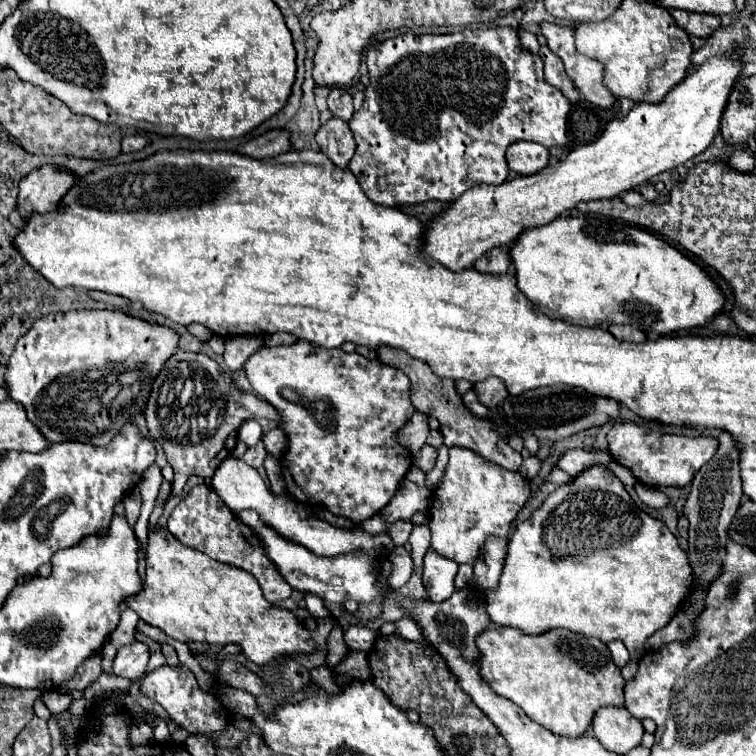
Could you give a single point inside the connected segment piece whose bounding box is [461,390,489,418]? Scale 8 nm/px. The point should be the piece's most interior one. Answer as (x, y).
(470, 400)

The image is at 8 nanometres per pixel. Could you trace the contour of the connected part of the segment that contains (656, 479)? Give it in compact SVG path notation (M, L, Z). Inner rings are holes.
M615 422L609 432L609 450L617 464L629 468L633 476L647 486L687 486L695 472L715 456L717 440L711 436L687 438L675 434L659 434L637 426L635 422Z

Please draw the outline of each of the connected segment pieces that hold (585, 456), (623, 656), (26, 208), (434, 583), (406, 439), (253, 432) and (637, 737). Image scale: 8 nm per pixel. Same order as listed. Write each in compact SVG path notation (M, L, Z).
M575 448L575 450L567 450L567 452L557 460L555 466L575 478L579 472L583 472L585 468L589 468L589 466L593 466L593 464L599 464L601 460L605 460L605 464L611 462L611 458L609 458L607 454L599 454L599 452L585 450L585 448Z
M613 640L611 644L607 644L607 648L611 650L611 656L613 656L613 662L623 668L627 662L629 662L629 652L625 648L625 644L621 640Z
M43 166L25 176L19 184L17 210L23 220L27 220L33 212L47 214L59 208L61 198L75 184L75 176L57 166Z
M427 550L423 568L423 586L431 602L445 602L453 592L453 580L457 574L457 564L453 560L443 560L437 552Z
M415 412L415 414L407 420L407 424L399 430L397 440L399 440L401 446L407 448L411 454L417 454L419 448L425 444L427 434L429 434L427 418L425 418L421 412Z
M247 420L241 430L239 430L239 438L247 444L247 446L255 446L259 440L261 440L263 432L261 432L261 426L257 420Z
M601 708L599 716L595 716L593 736L611 752L627 754L641 744L643 734L641 720L625 708Z

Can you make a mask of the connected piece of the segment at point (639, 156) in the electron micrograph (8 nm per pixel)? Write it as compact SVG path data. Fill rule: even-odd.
M737 46L737 50L723 54L723 56L711 56L701 66L697 66L693 72L685 76L667 96L661 104L635 104L633 110L625 118L611 120L607 128L603 130L601 138L595 142L583 144L573 148L567 158L559 160L553 166L545 166L541 172L531 176L519 176L511 182L503 182L495 188L471 188L467 190L459 200L451 202L451 206L437 216L437 220L431 220L425 230L425 252L431 254L435 260L439 260L443 266L451 270L469 268L475 264L475 260L491 250L495 244L511 244L517 240L517 236L523 230L545 226L563 212L573 210L579 202L587 200L601 200L601 198L617 198L625 190L637 188L639 184L647 182L649 178L665 172L675 170L679 164L687 162L689 158L701 154L717 136L719 122L727 104L727 98L731 94L733 84L739 80L743 70L741 60L743 46Z

